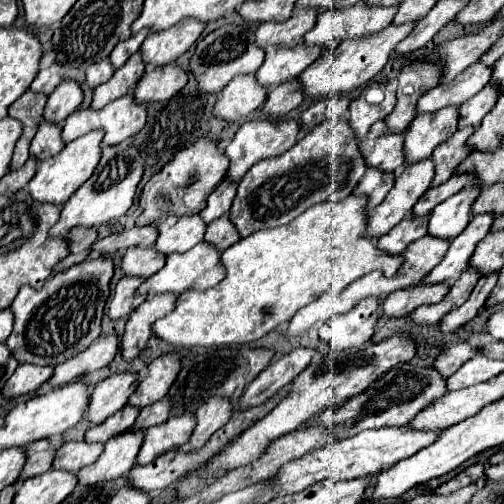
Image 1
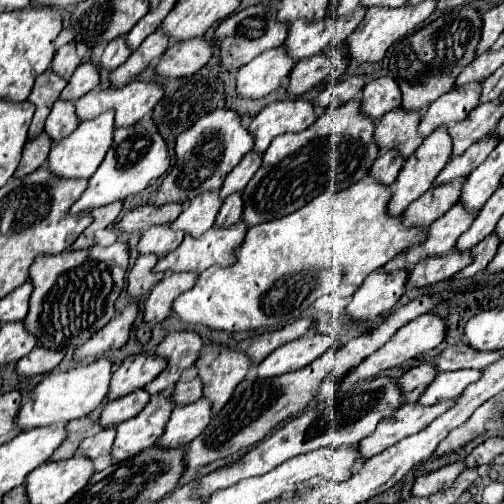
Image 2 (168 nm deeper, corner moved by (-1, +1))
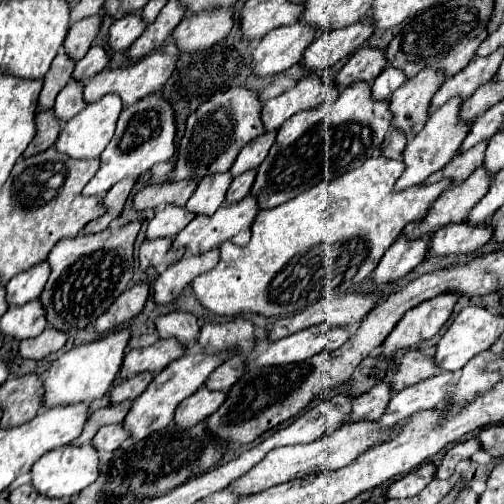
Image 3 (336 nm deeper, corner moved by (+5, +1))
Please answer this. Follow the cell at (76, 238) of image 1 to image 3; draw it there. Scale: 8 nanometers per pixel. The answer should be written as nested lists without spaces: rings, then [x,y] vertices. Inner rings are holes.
[[[122,179],[118,181],[104,197],[104,205],[106,205],[106,213],[100,217],[100,219],[94,219],[90,221],[86,227],[84,227],[84,233],[98,233],[98,231],[104,231],[108,229],[108,225],[122,213],[124,205],[126,205],[126,199],[134,187],[136,179]]]

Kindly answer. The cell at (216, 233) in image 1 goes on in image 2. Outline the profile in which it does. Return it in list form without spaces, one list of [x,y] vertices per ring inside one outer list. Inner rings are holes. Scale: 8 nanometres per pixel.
[[[236,193],[236,195],[230,195],[222,203],[220,213],[218,213],[216,221],[214,221],[214,227],[232,227],[240,219],[242,219],[242,199],[240,199],[240,193]]]

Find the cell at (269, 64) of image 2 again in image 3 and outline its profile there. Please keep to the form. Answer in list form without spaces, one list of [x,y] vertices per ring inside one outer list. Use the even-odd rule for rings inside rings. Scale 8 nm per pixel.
[[[302,21],[270,31],[254,49],[254,73],[276,75],[290,69],[302,59],[304,49],[316,39],[316,33],[316,27]]]

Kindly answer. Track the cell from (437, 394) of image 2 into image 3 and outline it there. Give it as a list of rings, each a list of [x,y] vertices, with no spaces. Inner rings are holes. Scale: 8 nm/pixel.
[[[438,373],[432,379],[424,379],[422,383],[416,383],[408,389],[402,389],[392,395],[384,415],[378,419],[380,429],[394,427],[396,423],[408,419],[416,411],[434,409],[444,401],[442,387],[452,379],[452,373]]]

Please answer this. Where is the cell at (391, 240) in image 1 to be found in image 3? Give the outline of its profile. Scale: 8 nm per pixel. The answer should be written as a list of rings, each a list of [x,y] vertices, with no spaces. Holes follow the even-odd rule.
[[[486,141],[478,143],[476,147],[472,147],[468,151],[458,153],[450,163],[446,163],[444,169],[440,169],[438,173],[434,173],[426,183],[434,183],[434,181],[440,181],[444,177],[450,177],[454,183],[460,183],[460,181],[468,179],[470,173],[474,171],[474,167],[482,165],[484,151],[486,151]]]

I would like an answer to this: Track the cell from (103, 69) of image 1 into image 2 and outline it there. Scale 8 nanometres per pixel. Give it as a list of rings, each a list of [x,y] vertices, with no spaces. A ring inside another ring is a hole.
[[[124,37],[122,39],[114,39],[112,43],[106,45],[104,49],[104,55],[100,59],[100,69],[108,69],[108,71],[114,71],[118,69],[126,59],[128,59],[130,51],[126,47],[126,41]]]

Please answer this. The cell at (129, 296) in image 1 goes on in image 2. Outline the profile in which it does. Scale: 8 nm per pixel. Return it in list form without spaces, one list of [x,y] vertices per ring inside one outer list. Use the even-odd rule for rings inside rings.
[[[140,255],[136,259],[136,265],[128,273],[128,287],[126,293],[130,297],[140,297],[142,293],[150,291],[150,285],[158,281],[156,275],[152,275],[152,267],[156,265],[158,257],[156,255]]]

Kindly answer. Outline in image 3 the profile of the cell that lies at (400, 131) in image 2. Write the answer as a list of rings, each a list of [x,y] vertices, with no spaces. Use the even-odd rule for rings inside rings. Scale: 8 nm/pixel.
[[[422,69],[418,75],[408,79],[402,87],[392,93],[390,109],[394,113],[394,127],[404,131],[412,139],[428,119],[428,103],[446,75],[436,69]]]

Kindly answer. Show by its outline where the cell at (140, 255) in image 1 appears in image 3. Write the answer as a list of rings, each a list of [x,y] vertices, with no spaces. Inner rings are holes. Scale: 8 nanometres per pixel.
[[[180,205],[162,207],[156,211],[156,217],[150,221],[150,225],[146,229],[146,237],[148,239],[174,237],[174,235],[178,235],[178,231],[182,231],[190,223],[190,219],[194,219],[194,215],[196,213],[192,213]]]

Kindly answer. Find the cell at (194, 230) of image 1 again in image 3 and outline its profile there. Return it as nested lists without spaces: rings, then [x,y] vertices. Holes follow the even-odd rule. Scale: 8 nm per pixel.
[[[224,171],[220,175],[206,175],[206,179],[202,179],[198,183],[198,187],[192,193],[192,197],[188,199],[186,207],[194,213],[212,215],[222,205],[230,183],[232,183],[230,171]]]

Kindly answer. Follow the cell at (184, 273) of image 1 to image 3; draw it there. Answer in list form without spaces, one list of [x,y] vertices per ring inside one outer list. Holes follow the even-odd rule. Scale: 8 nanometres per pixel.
[[[246,195],[244,199],[240,199],[238,203],[232,203],[232,205],[222,205],[218,207],[218,211],[214,215],[196,215],[176,237],[174,237],[174,243],[172,247],[178,249],[178,247],[188,247],[192,249],[192,255],[198,255],[202,251],[210,251],[212,247],[218,247],[220,243],[224,241],[232,241],[240,247],[244,247],[248,241],[250,241],[250,227],[258,215],[260,207],[258,207],[258,201],[252,197],[252,195]]]

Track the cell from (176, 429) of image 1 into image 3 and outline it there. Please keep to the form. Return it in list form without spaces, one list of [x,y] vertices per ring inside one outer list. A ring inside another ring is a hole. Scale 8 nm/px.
[[[200,387],[194,395],[186,397],[186,401],[178,405],[174,423],[178,427],[192,427],[192,423],[198,423],[210,417],[226,401],[226,397],[228,393],[224,391],[210,391],[208,387]]]

